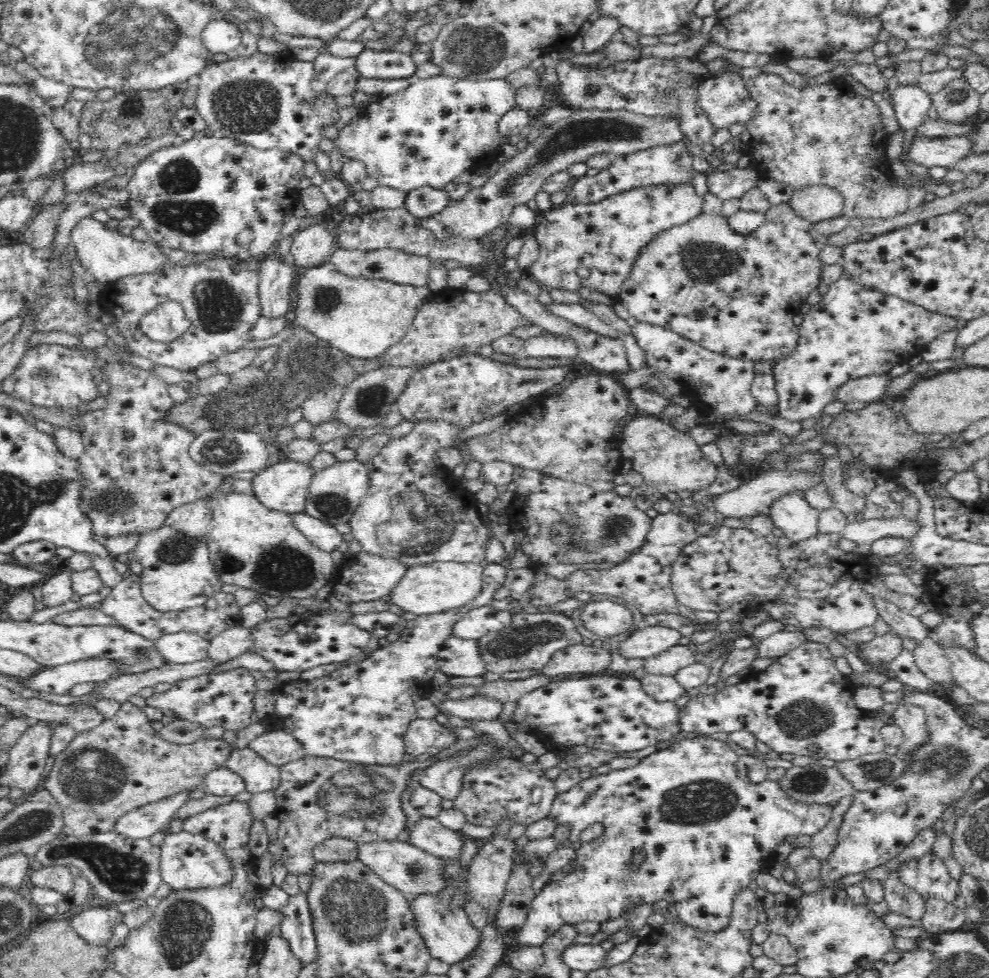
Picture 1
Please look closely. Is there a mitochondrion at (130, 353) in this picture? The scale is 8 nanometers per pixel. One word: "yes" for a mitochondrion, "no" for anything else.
no

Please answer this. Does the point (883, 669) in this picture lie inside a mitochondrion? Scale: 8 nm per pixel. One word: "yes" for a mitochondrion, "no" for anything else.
no

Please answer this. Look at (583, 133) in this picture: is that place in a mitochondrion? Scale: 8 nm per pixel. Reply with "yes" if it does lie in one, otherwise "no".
yes

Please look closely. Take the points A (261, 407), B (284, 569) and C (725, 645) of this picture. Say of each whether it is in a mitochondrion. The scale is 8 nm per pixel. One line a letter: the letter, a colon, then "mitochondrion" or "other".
A: mitochondrion
B: mitochondrion
C: other

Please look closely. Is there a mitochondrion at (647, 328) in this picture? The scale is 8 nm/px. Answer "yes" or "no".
no

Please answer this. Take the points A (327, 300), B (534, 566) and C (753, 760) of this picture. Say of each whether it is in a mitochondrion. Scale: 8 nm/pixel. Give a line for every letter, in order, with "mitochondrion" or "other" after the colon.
A: mitochondrion
B: other
C: other

